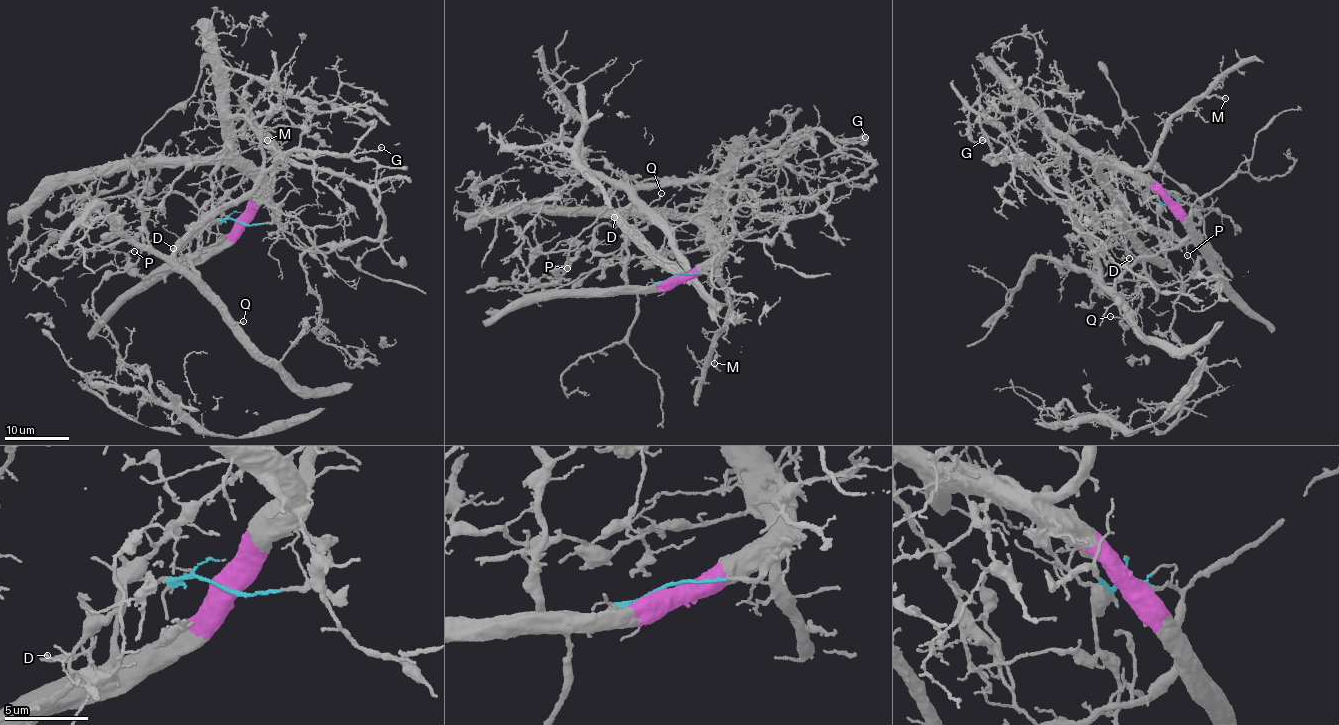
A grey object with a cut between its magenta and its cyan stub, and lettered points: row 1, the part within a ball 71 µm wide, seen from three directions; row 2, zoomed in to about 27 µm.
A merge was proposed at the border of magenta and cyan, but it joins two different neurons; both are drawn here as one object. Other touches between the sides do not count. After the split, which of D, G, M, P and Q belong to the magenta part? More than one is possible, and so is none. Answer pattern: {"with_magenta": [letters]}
{"with_magenta": ["M"]}

